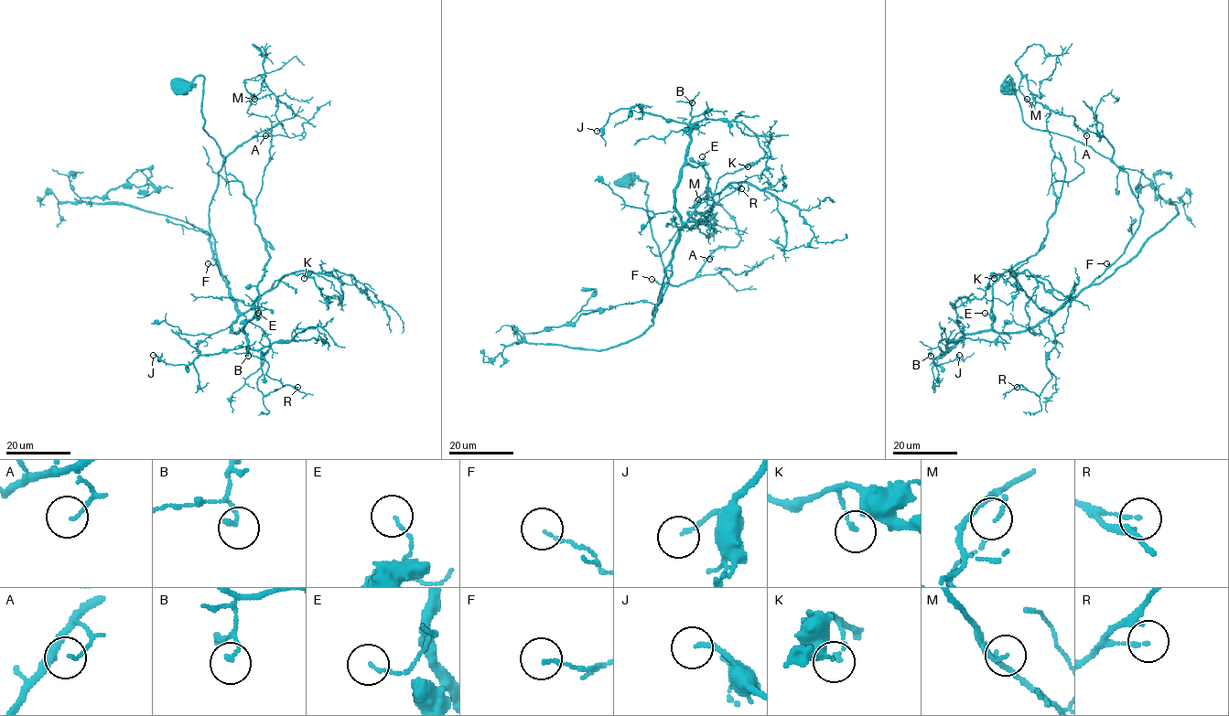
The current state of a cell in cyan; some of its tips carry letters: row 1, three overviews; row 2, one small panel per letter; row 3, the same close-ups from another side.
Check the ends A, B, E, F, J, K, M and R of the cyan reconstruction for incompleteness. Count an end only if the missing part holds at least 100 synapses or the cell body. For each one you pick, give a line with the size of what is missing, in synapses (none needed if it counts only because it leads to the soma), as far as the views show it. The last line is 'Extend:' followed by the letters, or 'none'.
Extend: none

